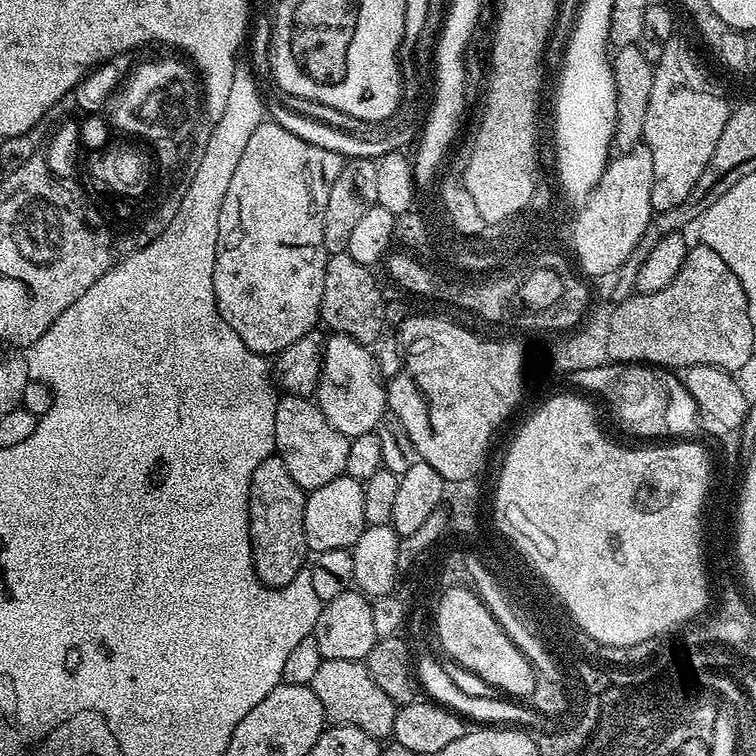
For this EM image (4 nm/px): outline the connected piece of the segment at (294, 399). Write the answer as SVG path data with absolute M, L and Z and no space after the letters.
M281 395L274 410L274 438L276 439L275 455L286 462L286 470L290 470L290 478L298 482L305 493L318 490L318 486L326 486L326 482L334 482L334 478L345 475L346 457L350 455L350 439L344 436L330 422L326 422L326 414L307 396Z

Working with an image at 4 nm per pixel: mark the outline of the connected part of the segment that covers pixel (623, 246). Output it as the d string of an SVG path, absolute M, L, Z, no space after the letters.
M643 143L629 152L613 155L604 165L602 178L598 178L594 190L570 224L572 248L586 275L611 277L619 272L622 262L630 258L654 215L650 186L654 186L654 157Z

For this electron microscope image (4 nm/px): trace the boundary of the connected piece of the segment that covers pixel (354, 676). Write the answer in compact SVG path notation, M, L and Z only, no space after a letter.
M342 658L324 659L318 666L318 671L314 673L310 686L314 690L318 702L322 702L325 717L333 725L354 726L377 738L391 737L398 706L393 700L386 698L386 694L382 694L382 690L378 690L378 682L374 682L374 678L370 678L367 663Z

